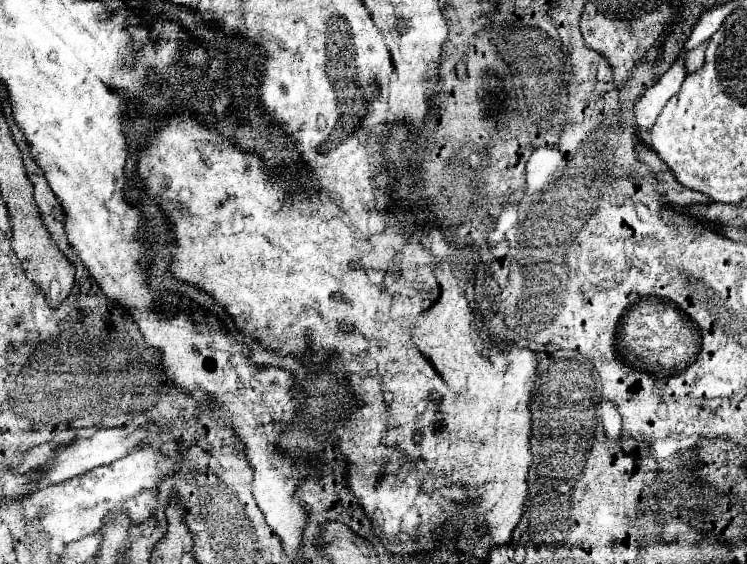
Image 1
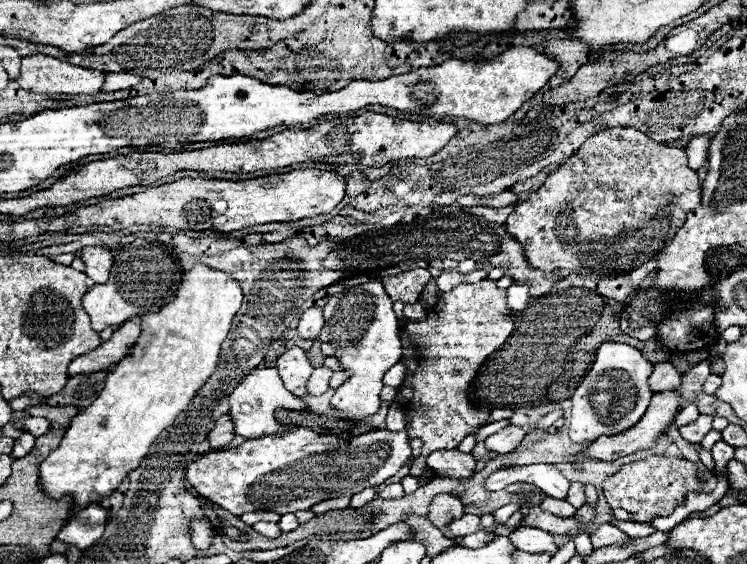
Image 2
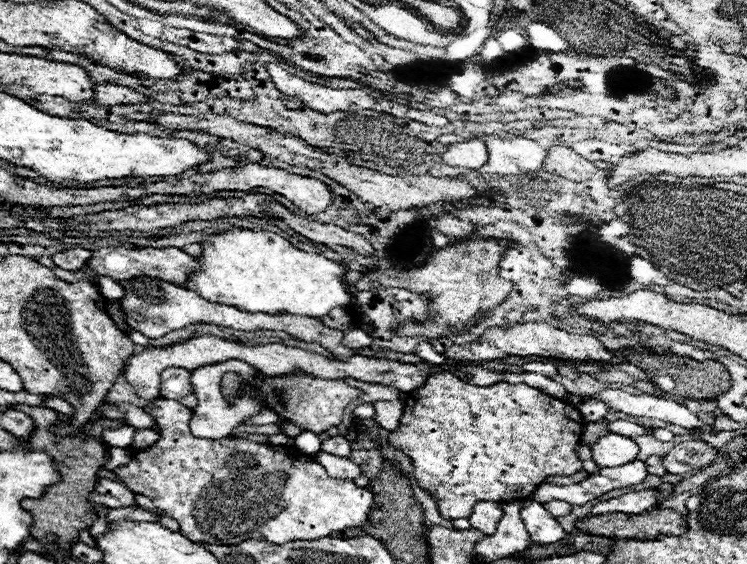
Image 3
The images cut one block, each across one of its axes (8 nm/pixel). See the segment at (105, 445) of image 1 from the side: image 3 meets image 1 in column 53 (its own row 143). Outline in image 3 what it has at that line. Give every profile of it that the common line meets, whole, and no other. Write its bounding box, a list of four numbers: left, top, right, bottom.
[442,138,488,170]

